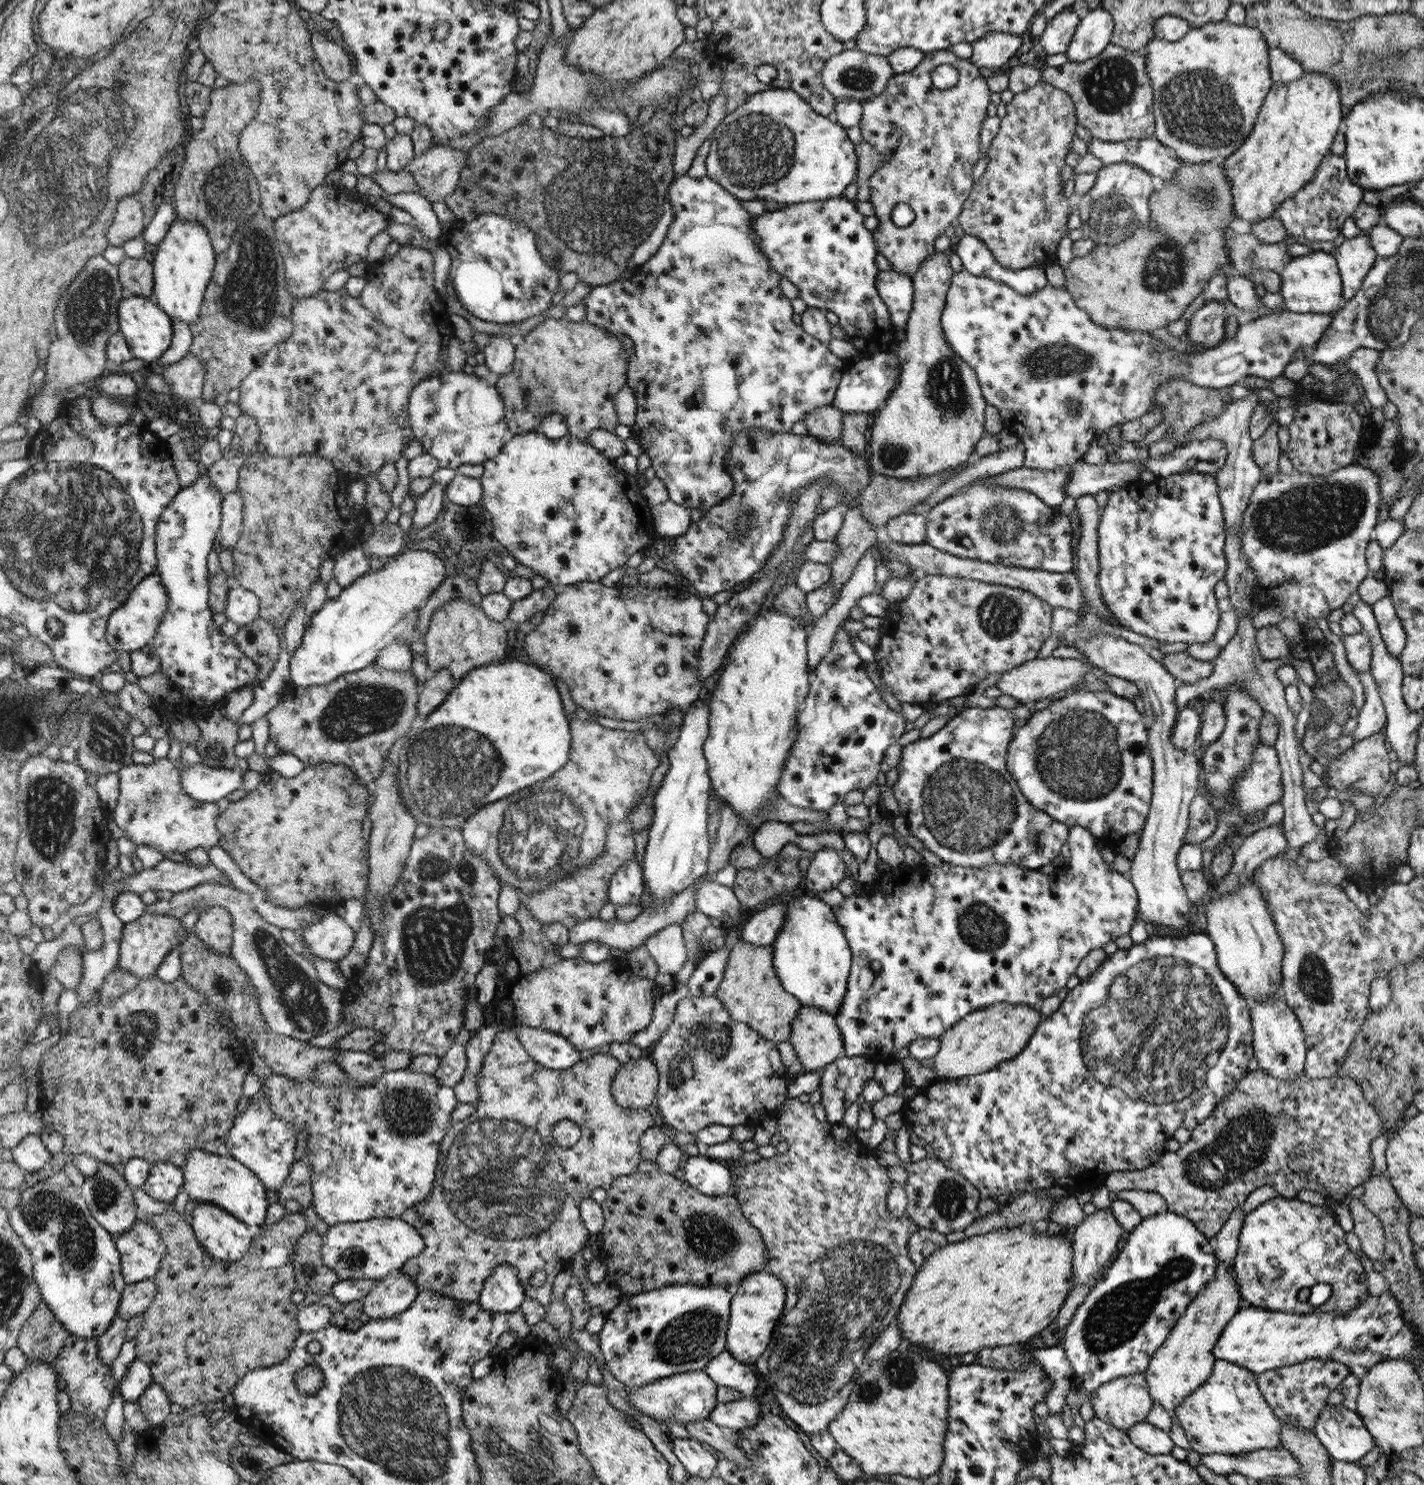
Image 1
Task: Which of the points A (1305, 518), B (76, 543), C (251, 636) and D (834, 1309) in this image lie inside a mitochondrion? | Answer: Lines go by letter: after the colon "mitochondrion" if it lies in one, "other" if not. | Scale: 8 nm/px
A: mitochondrion
B: mitochondrion
C: other
D: mitochondrion

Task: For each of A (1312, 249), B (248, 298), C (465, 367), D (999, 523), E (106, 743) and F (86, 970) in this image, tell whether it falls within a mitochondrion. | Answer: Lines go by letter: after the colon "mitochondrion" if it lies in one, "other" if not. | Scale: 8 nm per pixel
A: other
B: mitochondrion
C: other
D: mitochondrion
E: mitochondrion
F: other

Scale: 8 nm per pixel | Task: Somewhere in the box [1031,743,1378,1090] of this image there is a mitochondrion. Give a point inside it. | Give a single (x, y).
(1315, 982)

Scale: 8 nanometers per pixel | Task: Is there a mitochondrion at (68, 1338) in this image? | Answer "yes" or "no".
no

